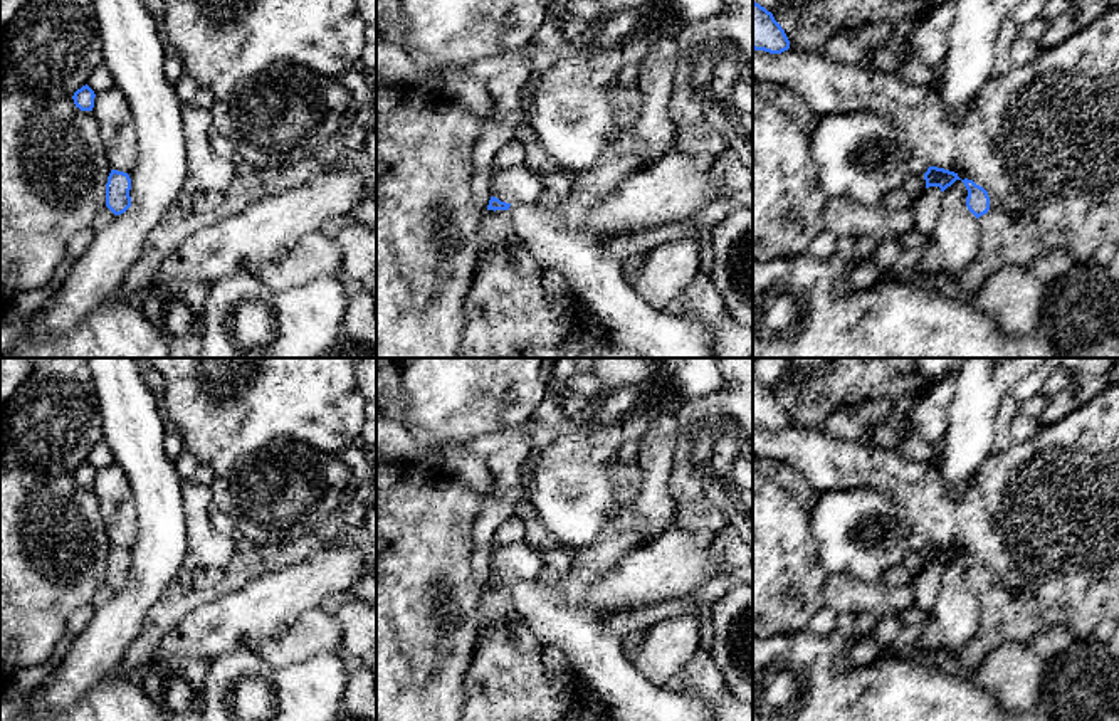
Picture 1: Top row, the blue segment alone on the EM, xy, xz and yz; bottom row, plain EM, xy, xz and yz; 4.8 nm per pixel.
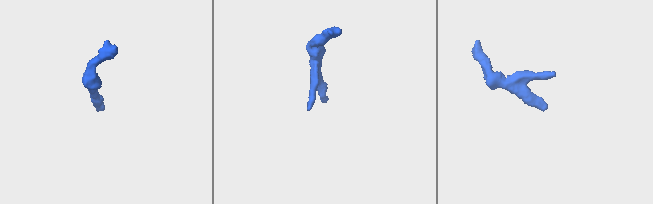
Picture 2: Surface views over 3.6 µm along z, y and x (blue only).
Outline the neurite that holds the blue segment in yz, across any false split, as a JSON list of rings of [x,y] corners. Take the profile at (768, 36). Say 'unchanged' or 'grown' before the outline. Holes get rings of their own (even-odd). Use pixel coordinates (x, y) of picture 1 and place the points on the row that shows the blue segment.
unchanged; [[[753,2],[753,49],[781,54],[790,49],[790,40],[773,13]]]

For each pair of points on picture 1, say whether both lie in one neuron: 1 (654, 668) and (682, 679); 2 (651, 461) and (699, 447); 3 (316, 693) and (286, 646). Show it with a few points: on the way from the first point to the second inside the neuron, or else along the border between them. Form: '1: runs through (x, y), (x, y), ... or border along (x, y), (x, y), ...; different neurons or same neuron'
1: border along (699, 646), (694, 656), (672, 678); different neurons
2: border along (674, 414), (676, 464); different neurons
3: border along (335, 652), (284, 666), (269, 666), (257, 656); different neurons

